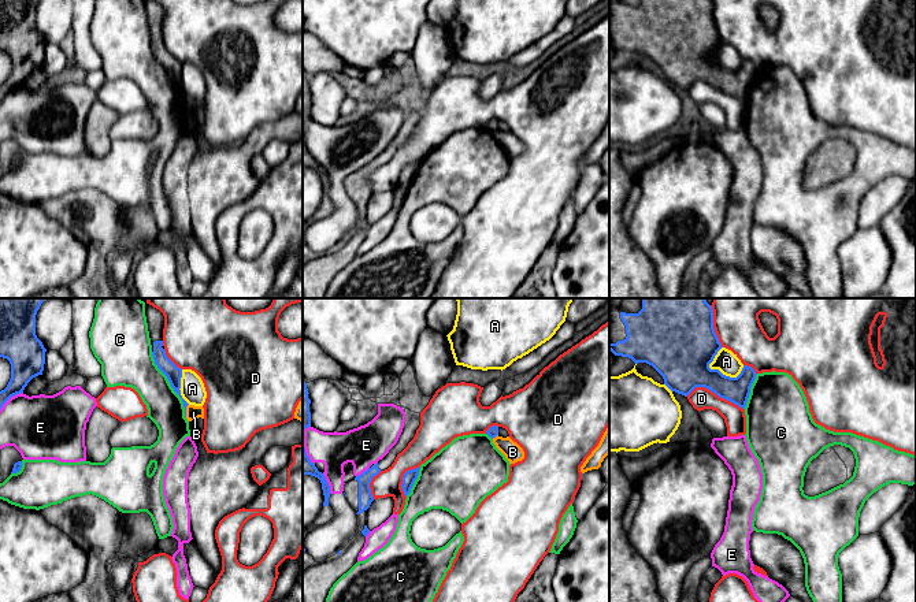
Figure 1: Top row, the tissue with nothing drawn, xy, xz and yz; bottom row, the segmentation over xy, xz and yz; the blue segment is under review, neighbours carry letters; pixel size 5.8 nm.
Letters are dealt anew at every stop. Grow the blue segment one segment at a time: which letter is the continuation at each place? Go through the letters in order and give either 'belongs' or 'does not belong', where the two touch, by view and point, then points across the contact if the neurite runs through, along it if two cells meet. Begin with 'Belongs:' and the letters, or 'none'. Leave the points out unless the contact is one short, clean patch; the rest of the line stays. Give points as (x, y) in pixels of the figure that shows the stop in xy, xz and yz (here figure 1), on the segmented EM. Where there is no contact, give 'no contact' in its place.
Belongs: none
A: does not belong; meets blue in yz at (712, 370)
B: does not belong; meets blue in xy at (185, 411); border along xy (188, 404), (185, 416)
C: does not belong; meets blue in xy at (170, 383)
D: does not belong; meets blue in yz at (715, 393)
E: does not belong; meets blue in xz at (327, 483)

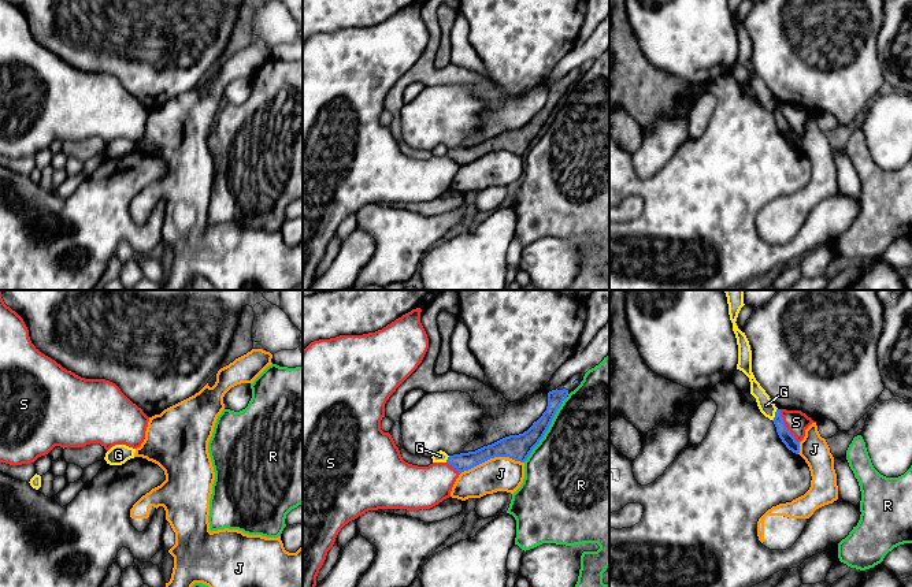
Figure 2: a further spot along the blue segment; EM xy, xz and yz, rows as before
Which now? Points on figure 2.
Belongs: none
G: does not belong; meets blue in yz at (775, 415)
J: does not belong; meets blue in xz at (492, 457)
R: does not belong; meets blue in xz at (547, 430)
S: does not belong; meets blue in yz at (785, 426); border along yz (779, 409), (785, 427), (799, 442)

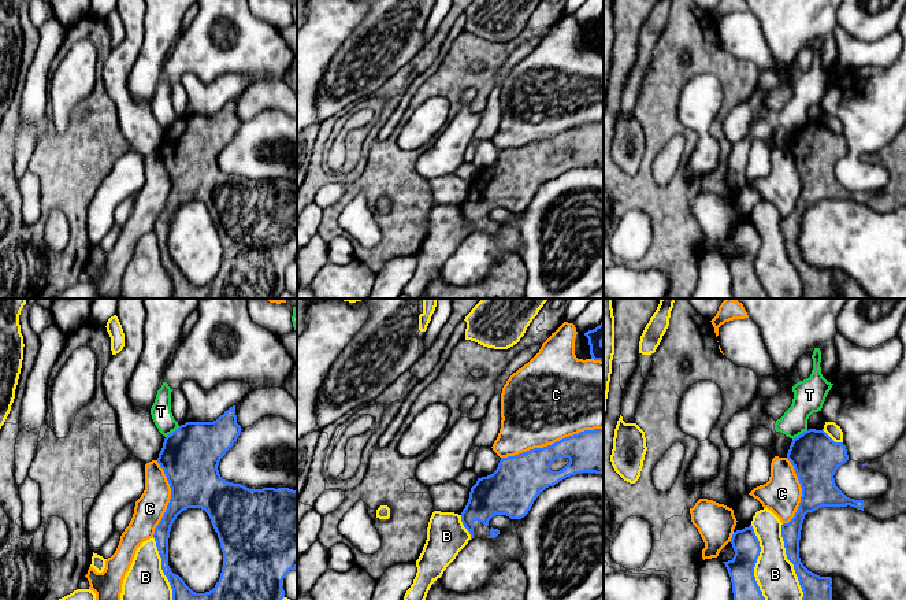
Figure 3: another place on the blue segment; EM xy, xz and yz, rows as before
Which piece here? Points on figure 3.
Belongs: none
B: does not belong; meets blue in yz at (790, 560)
C: does not belong; meets blue in xz at (552, 444)
T: does not belong; meets blue in yz at (799, 434); border along yz (806, 429), (793, 440)

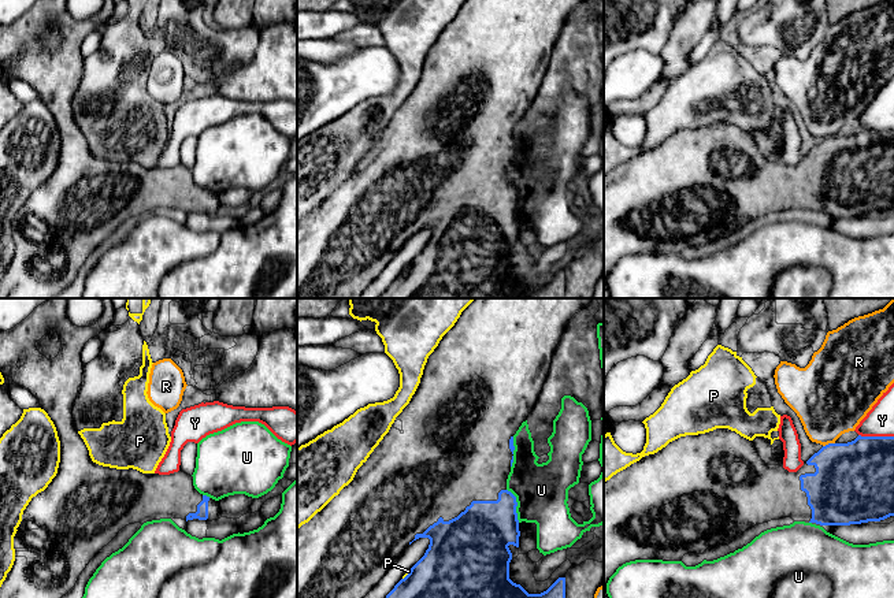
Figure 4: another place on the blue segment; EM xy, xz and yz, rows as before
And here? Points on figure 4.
Belongs: none
P: does not belong; meets blue in xz at (407, 575)
R: does not belong; meets blue in yz at (828, 444)
U: does not belong; meets blue in xz at (516, 505)
Y: does not belong; meets blue in yz at (876, 437)

